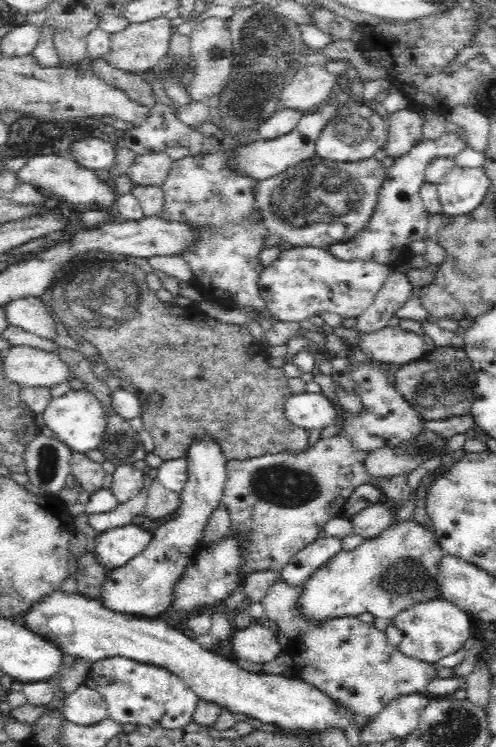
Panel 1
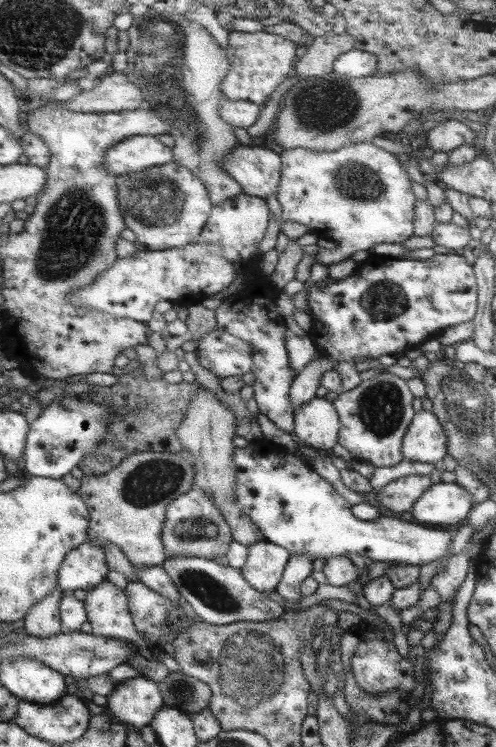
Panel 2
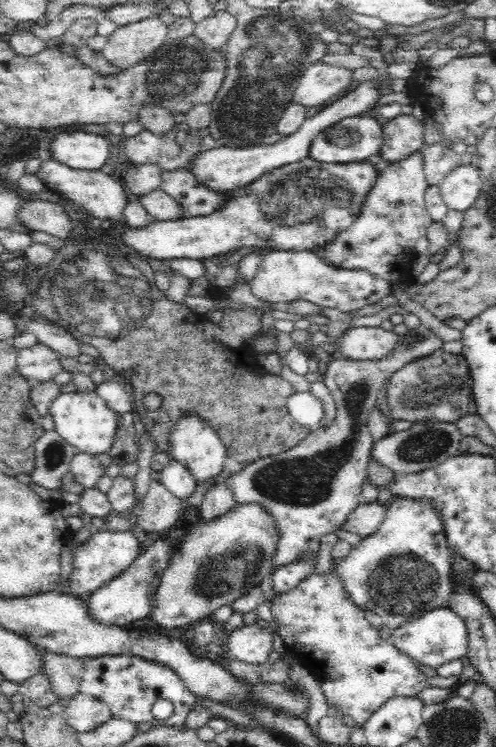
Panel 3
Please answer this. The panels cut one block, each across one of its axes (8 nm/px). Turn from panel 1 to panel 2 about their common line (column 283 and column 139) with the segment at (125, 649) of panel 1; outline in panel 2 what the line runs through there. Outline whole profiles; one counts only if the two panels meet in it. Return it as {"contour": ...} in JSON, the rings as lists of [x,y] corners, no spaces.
{"contour":[[[132,678],[120,681],[109,696],[110,702],[107,711],[112,714],[112,718],[121,720],[124,724],[141,730],[145,726],[150,726],[157,712],[165,706],[165,697],[162,696],[160,684],[154,684],[146,678]]]}

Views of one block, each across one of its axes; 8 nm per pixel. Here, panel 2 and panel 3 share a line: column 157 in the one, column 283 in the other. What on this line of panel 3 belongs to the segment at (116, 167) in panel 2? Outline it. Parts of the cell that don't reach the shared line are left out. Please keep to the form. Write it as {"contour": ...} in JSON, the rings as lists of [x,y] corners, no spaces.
{"contour":[[[383,80],[360,83],[355,89],[324,107],[316,116],[306,118],[298,132],[286,136],[275,144],[264,144],[264,146],[258,144],[258,146],[246,146],[246,148],[220,146],[220,148],[202,152],[200,156],[188,162],[188,165],[191,166],[190,171],[194,173],[194,176],[197,176],[197,180],[201,184],[207,188],[213,188],[217,192],[228,193],[234,189],[246,187],[252,182],[258,181],[260,176],[265,173],[309,158],[311,143],[320,132],[337,124],[340,120],[344,120],[344,118],[352,117],[353,114],[366,114],[369,109],[378,106],[378,98],[384,93],[385,84]]]}

